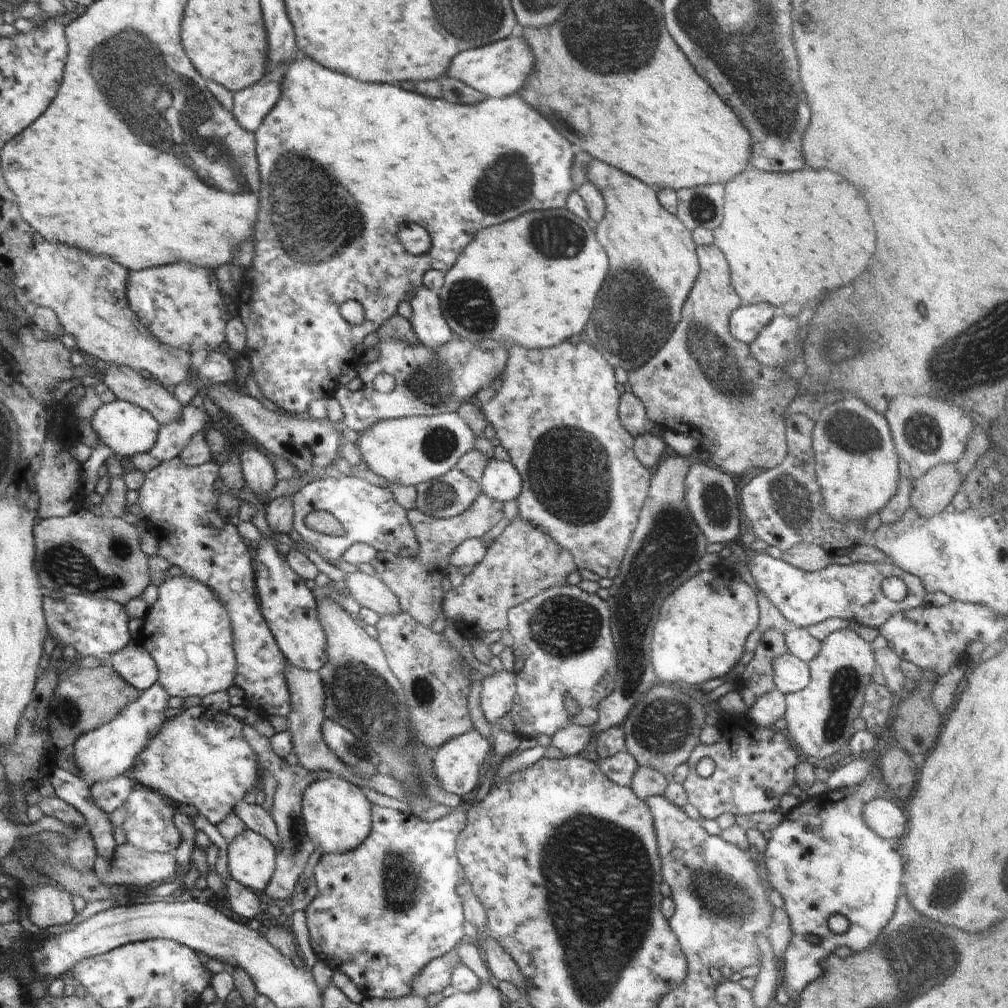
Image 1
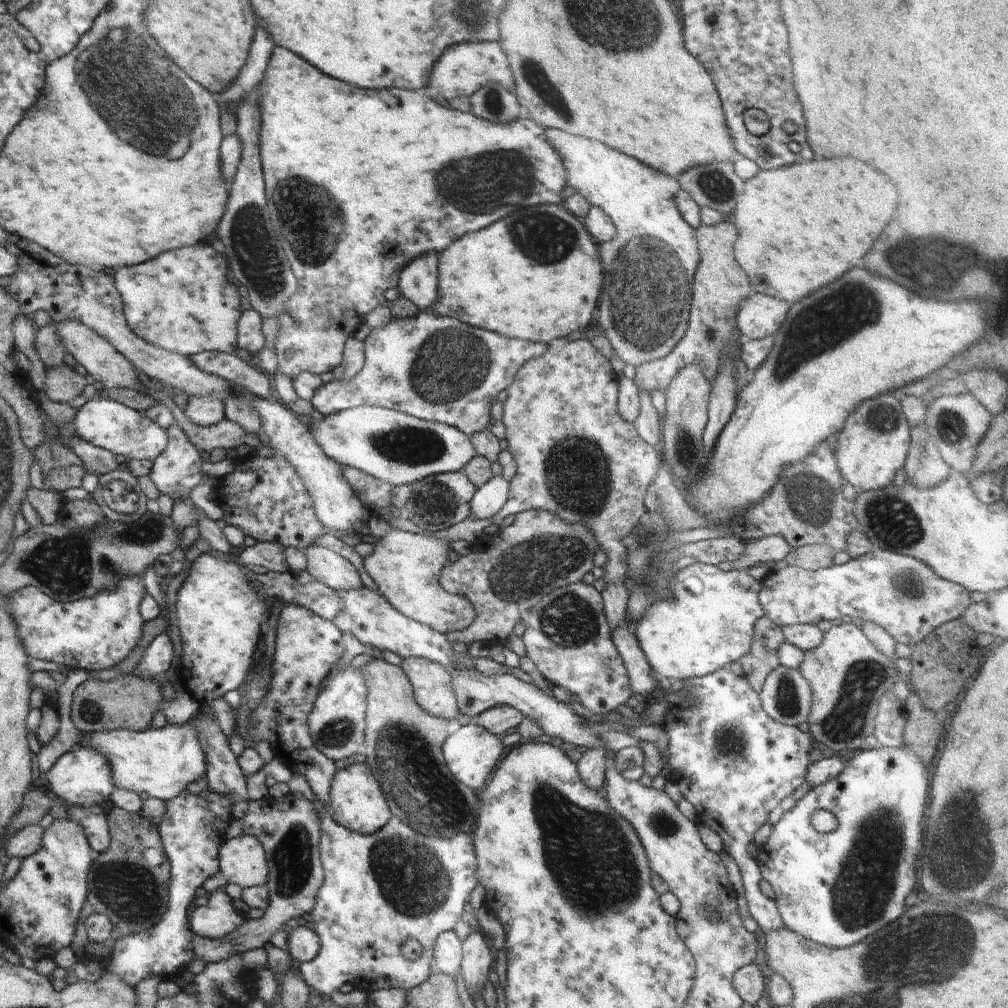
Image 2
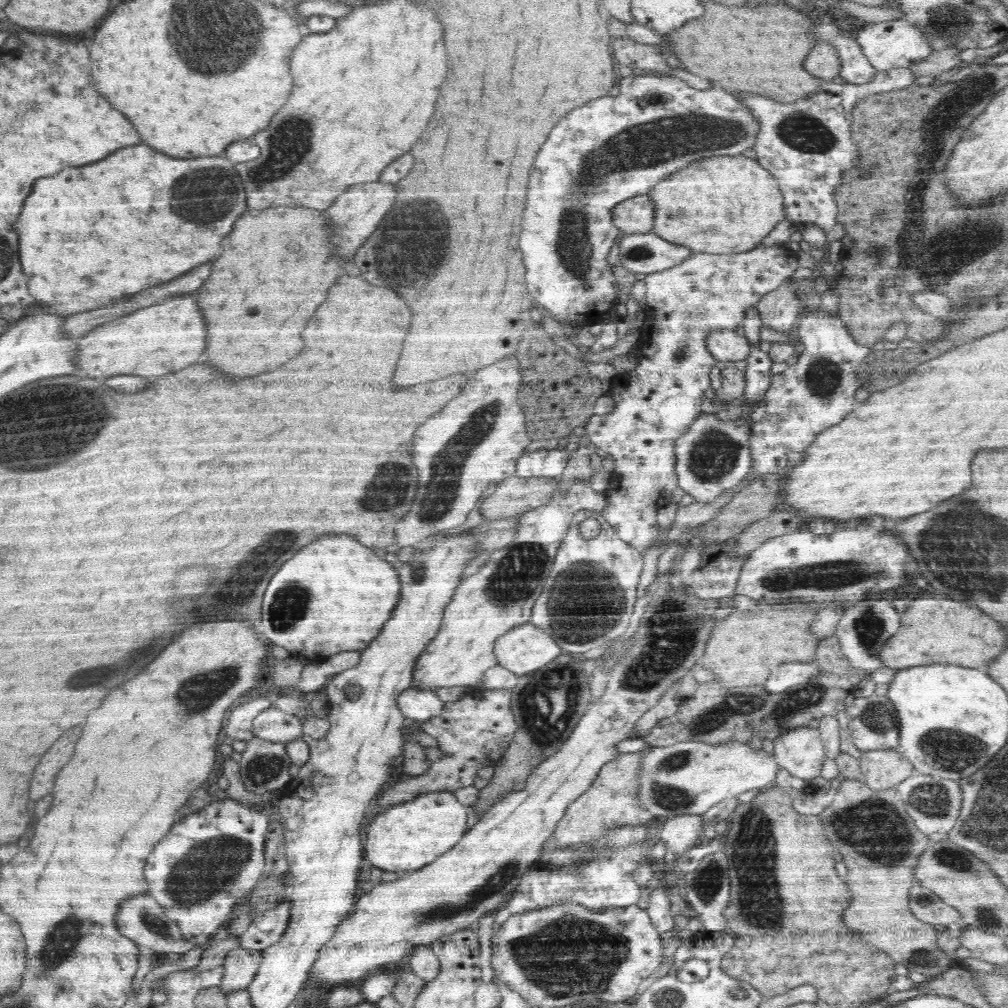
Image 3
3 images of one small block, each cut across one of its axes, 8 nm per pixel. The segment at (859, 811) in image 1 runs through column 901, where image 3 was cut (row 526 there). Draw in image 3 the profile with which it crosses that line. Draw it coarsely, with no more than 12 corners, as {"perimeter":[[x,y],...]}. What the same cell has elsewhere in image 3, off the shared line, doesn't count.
{"perimeter":[[862,520],[746,556],[735,594],[768,604],[882,600],[920,574]]}

